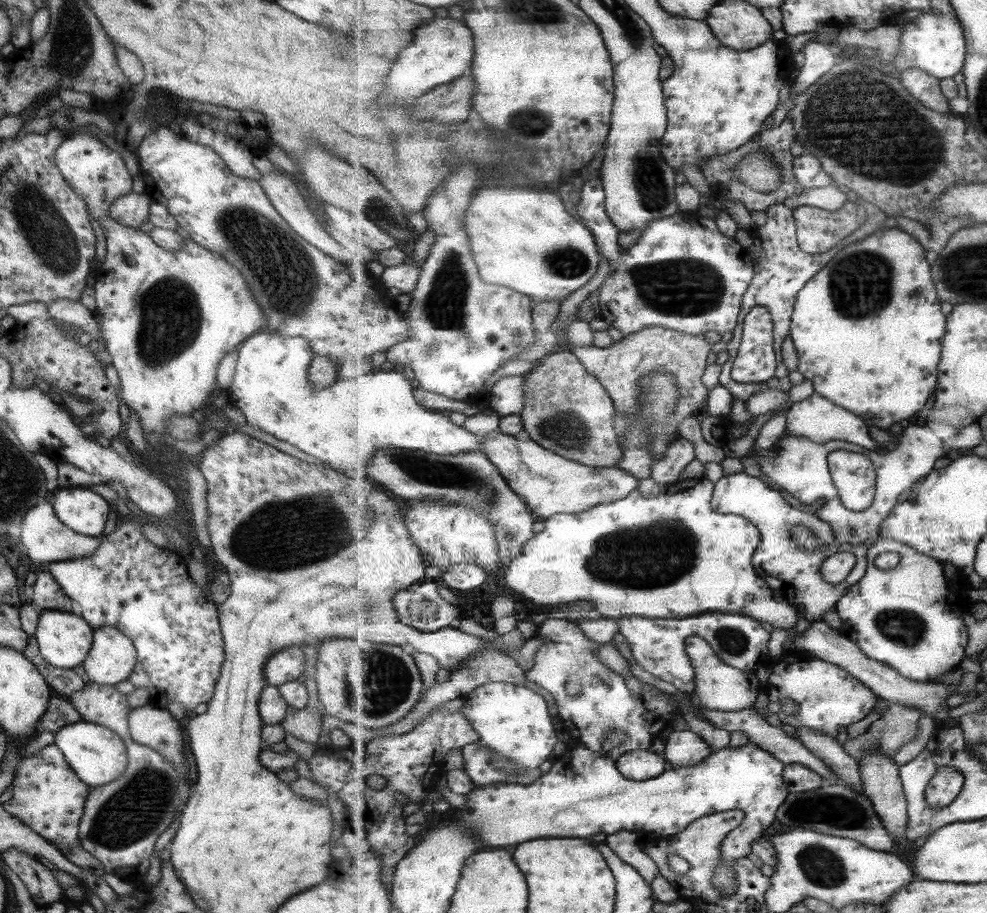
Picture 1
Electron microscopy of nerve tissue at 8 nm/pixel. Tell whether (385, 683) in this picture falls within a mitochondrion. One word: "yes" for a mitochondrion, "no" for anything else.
yes

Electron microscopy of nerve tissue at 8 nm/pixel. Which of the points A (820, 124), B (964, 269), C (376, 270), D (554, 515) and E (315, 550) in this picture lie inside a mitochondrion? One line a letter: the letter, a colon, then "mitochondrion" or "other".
A: mitochondrion
B: mitochondrion
C: other
D: other
E: mitochondrion

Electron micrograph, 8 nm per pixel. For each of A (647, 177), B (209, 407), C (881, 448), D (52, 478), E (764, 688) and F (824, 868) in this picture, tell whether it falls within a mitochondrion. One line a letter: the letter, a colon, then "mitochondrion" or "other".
A: mitochondrion
B: other
C: other
D: other
E: other
F: mitochondrion

